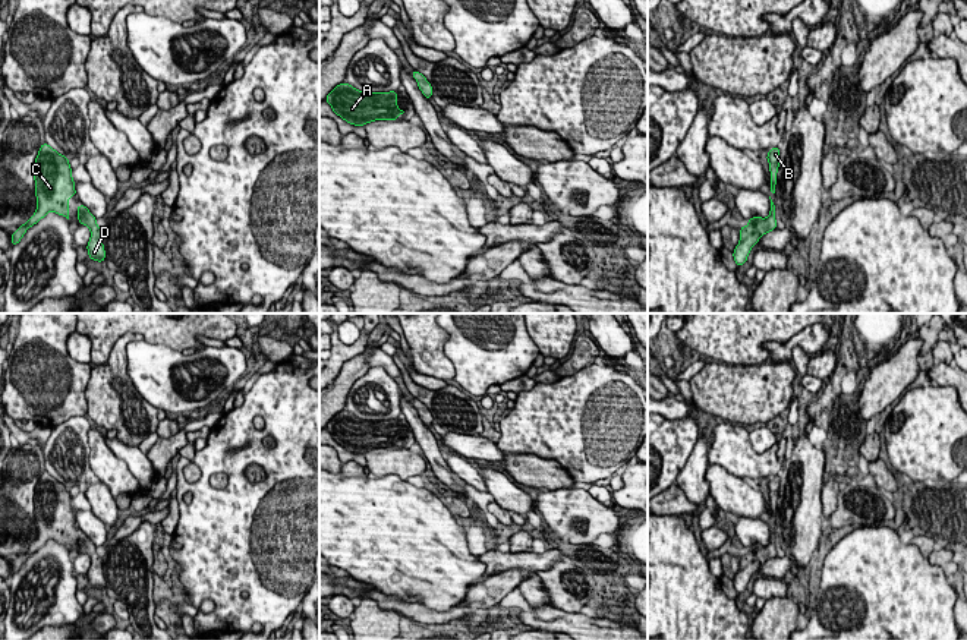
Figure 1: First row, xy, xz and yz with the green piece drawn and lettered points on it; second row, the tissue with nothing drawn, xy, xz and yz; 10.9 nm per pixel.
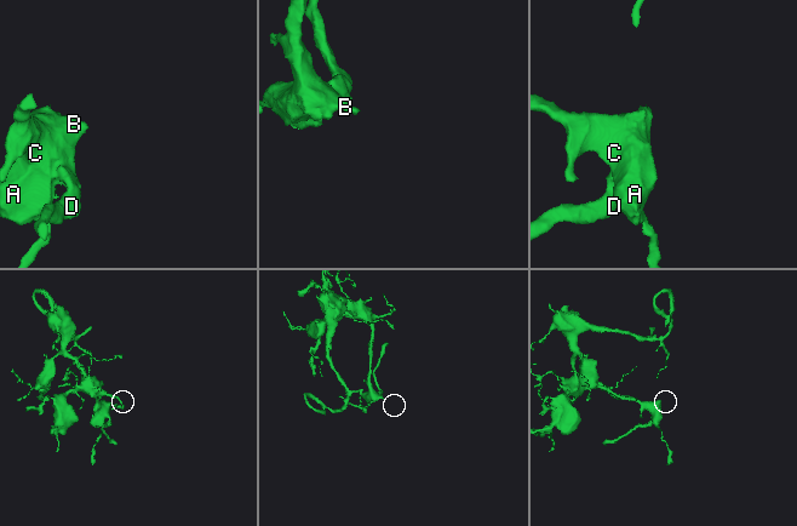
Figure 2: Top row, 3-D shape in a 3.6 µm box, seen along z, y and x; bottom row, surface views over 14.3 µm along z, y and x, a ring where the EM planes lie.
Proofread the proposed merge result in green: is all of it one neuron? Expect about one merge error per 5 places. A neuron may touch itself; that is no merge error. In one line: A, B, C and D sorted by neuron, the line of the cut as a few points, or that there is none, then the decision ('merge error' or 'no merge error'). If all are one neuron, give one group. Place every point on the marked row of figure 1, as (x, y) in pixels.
A B C D; no cut; no merge error

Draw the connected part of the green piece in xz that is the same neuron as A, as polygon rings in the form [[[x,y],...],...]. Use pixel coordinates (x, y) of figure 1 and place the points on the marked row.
[[[346,82],[337,85],[325,100],[337,116],[355,126],[397,120],[404,113],[397,107],[397,91],[362,92]]]

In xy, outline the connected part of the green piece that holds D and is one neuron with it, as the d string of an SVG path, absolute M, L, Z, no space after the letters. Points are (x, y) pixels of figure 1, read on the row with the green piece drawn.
M85 205L76 208L81 224L86 226L91 230L91 239L86 245L88 256L92 261L104 262L105 250L103 245L103 230L97 226L97 218L89 212Z

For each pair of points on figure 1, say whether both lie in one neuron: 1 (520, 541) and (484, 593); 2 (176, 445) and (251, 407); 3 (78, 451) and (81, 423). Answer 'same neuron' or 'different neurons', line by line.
1: different neurons
2: different neurons
3: same neuron

